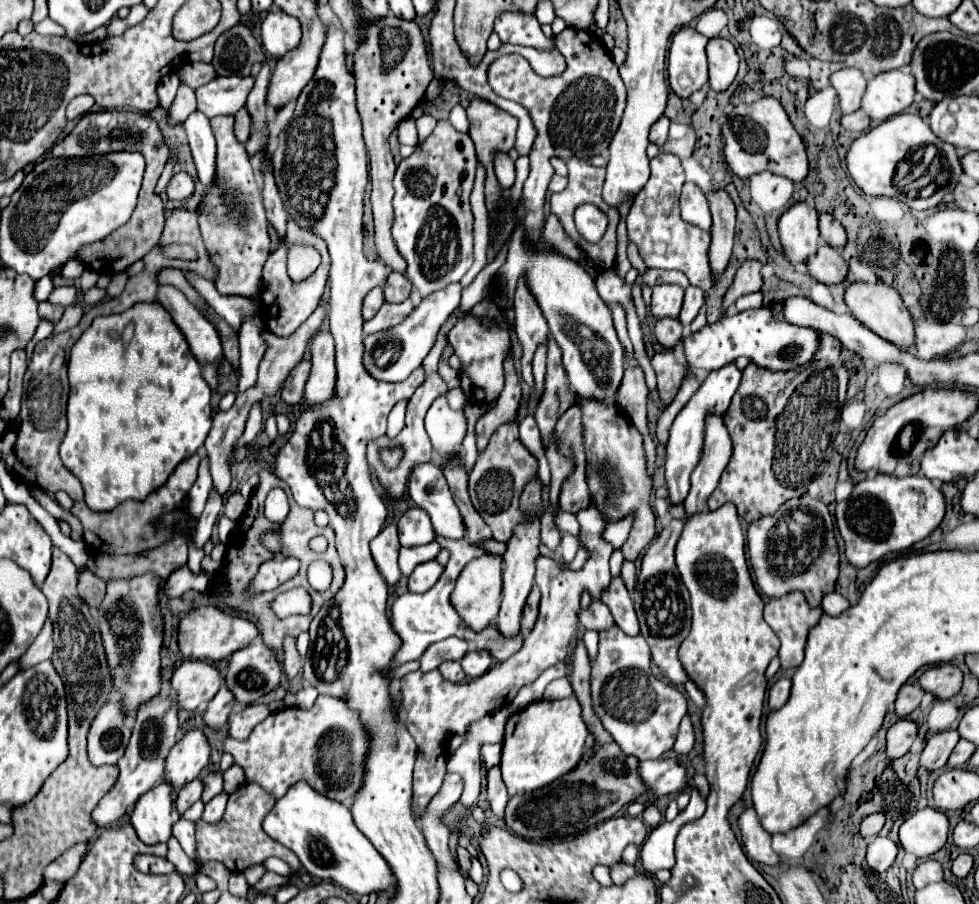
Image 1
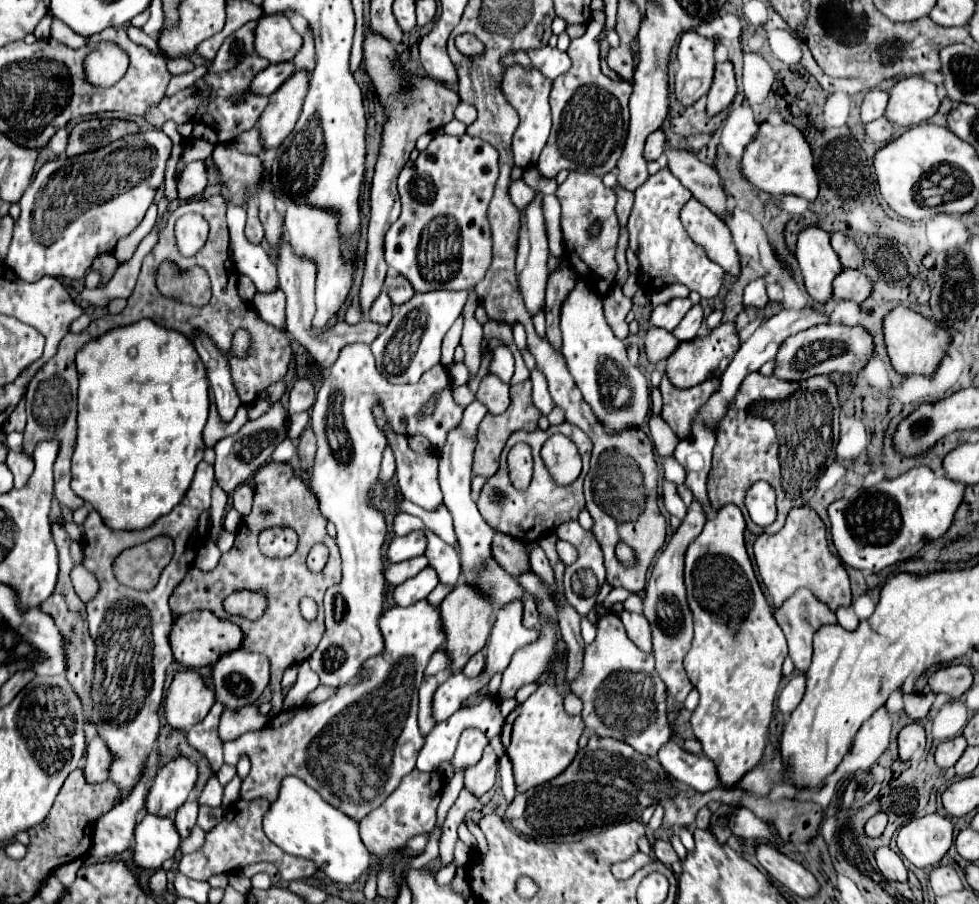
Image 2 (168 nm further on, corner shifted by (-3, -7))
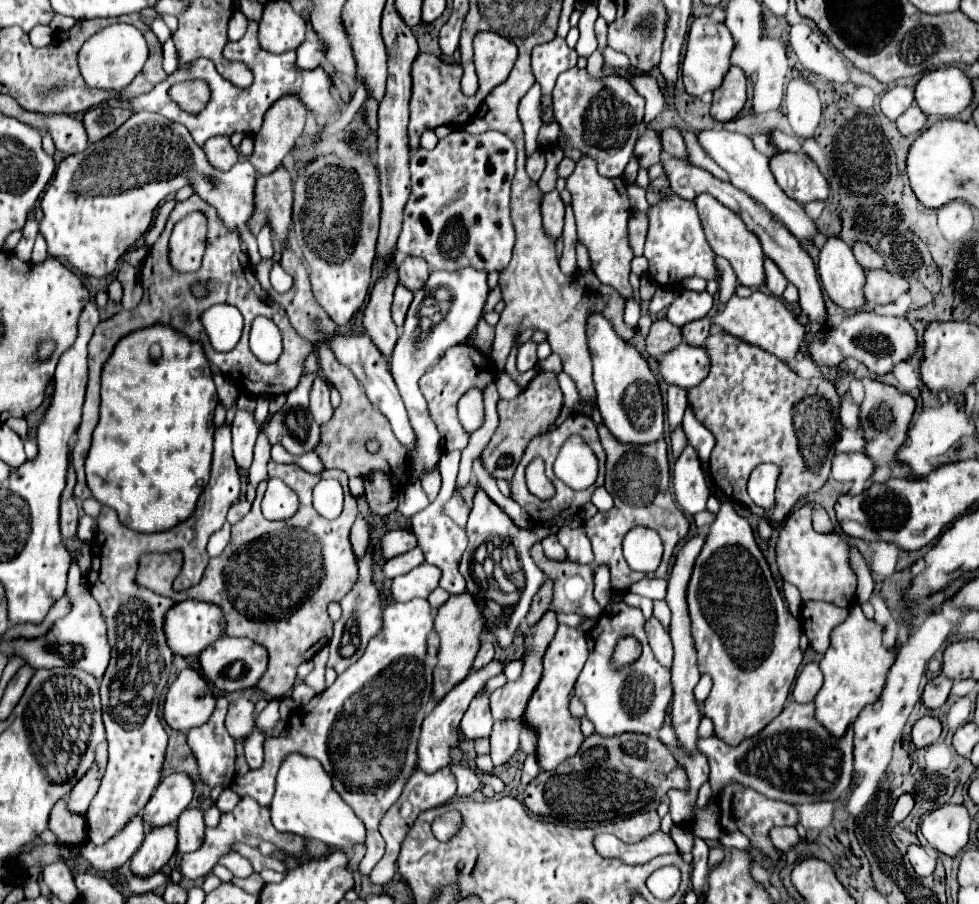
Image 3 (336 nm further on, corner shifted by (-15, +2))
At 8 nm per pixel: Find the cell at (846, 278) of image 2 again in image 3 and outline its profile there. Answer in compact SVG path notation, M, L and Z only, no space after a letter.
M887 270L867 272L865 296L871 304L889 304L895 302L901 294L909 290L909 282L903 276L889 274Z

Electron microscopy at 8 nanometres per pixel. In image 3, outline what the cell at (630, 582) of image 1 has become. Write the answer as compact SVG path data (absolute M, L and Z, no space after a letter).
M655 602L653 614L657 620L661 620L661 624L665 624L665 630L669 630L669 620L671 620L671 610L665 602Z

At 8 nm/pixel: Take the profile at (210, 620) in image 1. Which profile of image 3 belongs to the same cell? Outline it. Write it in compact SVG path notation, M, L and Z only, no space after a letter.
M179 602L165 614L163 632L175 654L197 656L211 640L223 636L223 614L215 604Z

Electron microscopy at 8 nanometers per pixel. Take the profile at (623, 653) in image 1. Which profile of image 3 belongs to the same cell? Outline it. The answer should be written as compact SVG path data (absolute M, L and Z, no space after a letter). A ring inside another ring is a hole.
M613 602L603 610L595 626L585 634L587 646L589 646L589 658L585 662L585 668L581 670L577 684L575 684L575 696L585 704L585 716L595 724L595 730L601 736L617 736L623 732L637 732L637 734L657 734L657 728L663 726L665 710L671 702L673 690L671 690L671 672L667 672L653 656L647 636L643 630L645 618L639 608L631 608L623 602ZM623 636L635 636L643 644L641 658L623 668L613 670L609 666L613 646Z

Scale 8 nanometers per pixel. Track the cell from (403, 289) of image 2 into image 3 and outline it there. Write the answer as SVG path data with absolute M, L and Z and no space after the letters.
M405 256L405 258L401 258L401 262L397 266L399 282L403 286L407 286L411 292L423 288L429 274L431 274L431 268L427 266L425 260L421 260L417 256Z

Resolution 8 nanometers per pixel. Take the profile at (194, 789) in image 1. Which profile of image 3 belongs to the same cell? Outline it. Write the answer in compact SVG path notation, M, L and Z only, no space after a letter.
M187 808L177 822L177 852L187 854L197 850L203 844L203 832L205 832L203 812Z

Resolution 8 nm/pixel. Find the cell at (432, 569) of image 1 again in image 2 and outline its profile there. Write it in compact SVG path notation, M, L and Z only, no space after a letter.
M427 567L421 573L417 573L415 577L407 579L403 585L397 585L395 593L393 593L393 599L395 599L397 605L407 607L415 601L427 599L427 595L437 587L437 583L439 583L439 577L437 577L435 569Z

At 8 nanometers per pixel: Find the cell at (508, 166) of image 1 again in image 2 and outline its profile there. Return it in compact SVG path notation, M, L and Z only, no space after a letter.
M523 179L511 181L511 185L509 185L509 197L511 197L511 201L519 207L519 211L523 211L523 209L531 203L533 189L531 189Z

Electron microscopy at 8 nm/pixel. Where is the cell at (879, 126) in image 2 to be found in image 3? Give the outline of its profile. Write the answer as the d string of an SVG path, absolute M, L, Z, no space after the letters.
M911 106L903 116L899 116L897 120L897 130L905 136L909 134L917 134L925 128L925 122L927 122L927 116L917 108L917 106Z

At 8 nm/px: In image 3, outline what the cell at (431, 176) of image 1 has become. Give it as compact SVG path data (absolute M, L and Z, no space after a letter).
M453 130L447 138L439 140L435 150L419 148L417 152L413 152L411 154L411 200L407 202L407 208L405 208L405 214L403 214L403 230L401 230L401 236L399 236L399 252L409 254L409 256L419 256L419 258L427 260L427 264L435 270L457 272L459 268L465 268L465 266L483 268L487 272L503 270L511 260L511 252L513 252L513 244L515 244L515 230L513 230L513 224L511 224L511 218L509 218L509 196L511 196L513 174L515 174L515 144L507 136L503 136L501 132L483 132L479 136L471 136L465 130Z

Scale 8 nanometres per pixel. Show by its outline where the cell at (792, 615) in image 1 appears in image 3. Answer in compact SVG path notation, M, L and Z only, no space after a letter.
M805 602L801 608L801 628L809 638L809 646L823 654L829 648L829 634L847 618L847 610L827 602Z

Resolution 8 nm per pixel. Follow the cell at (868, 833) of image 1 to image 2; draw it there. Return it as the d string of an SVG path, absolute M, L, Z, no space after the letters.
M877 813L877 815L873 815L873 817L867 821L865 833L867 833L867 837L875 839L875 837L881 837L881 833L885 831L885 827L887 827L887 815L885 815L885 813Z

